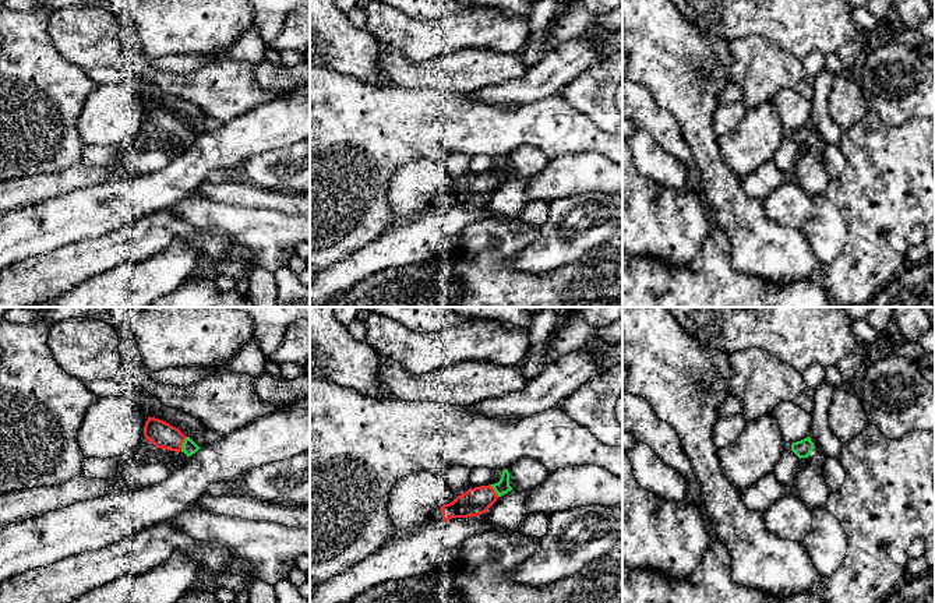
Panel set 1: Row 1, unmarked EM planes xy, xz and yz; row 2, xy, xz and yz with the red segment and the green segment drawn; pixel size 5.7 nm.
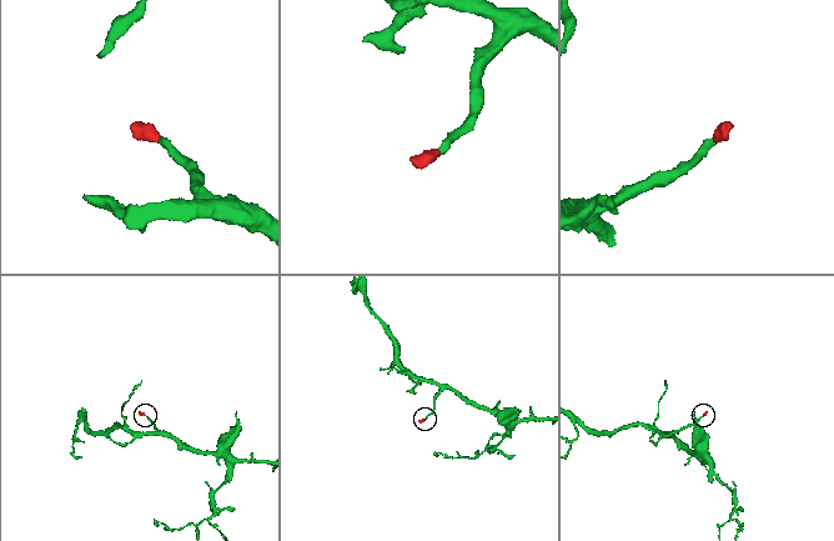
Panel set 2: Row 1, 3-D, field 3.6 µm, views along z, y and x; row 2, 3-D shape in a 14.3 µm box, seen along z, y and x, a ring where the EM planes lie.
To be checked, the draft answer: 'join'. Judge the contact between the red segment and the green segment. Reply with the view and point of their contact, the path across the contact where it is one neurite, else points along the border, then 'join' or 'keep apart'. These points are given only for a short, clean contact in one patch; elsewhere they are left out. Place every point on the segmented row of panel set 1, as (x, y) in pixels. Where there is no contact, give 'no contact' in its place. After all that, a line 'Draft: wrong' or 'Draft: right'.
contact xy (182, 443); way xy (159, 433), (182, 443), (189, 447); join
Draft: right

